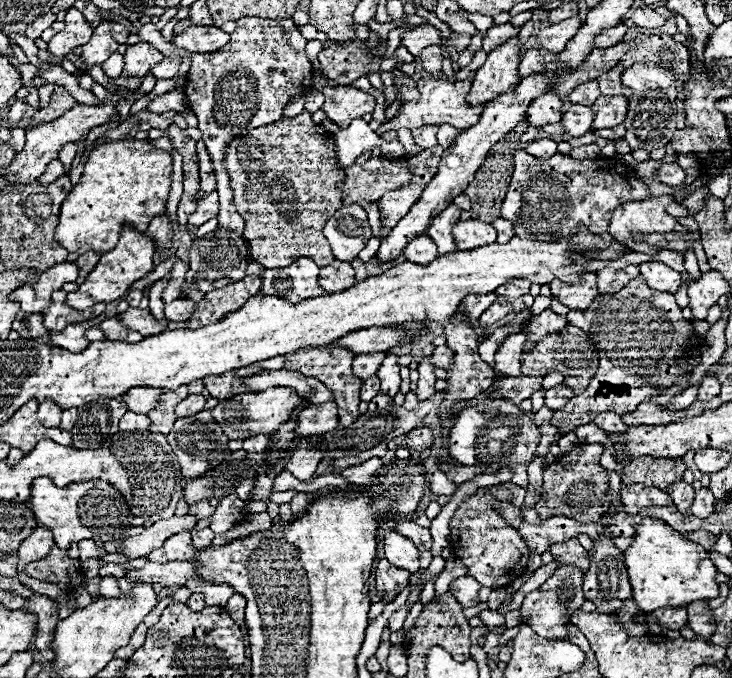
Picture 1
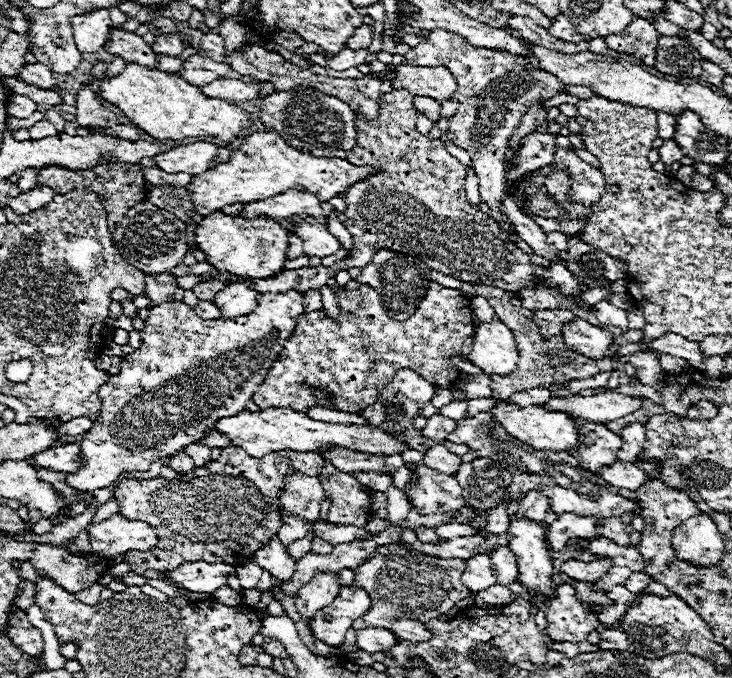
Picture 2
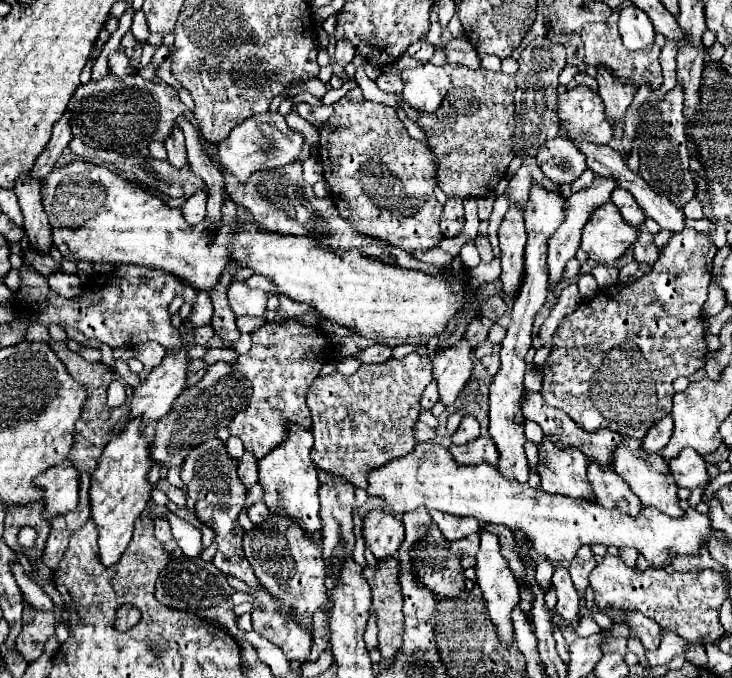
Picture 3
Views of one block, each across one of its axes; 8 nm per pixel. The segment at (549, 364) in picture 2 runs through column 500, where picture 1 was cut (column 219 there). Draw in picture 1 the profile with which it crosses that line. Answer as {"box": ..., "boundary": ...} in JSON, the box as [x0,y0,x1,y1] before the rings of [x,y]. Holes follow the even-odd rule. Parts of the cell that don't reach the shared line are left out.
{"box":[188,276,262,400],"boundary":[[[246,276],[240,282],[224,286],[224,290],[212,290],[204,294],[204,298],[196,304],[196,314],[190,318],[188,328],[196,330],[224,320],[228,314],[240,310],[240,306],[244,306],[248,298],[258,294],[260,288],[262,280],[258,276]],[[230,370],[230,372],[220,374],[216,378],[204,380],[204,386],[210,392],[210,396],[222,400],[222,398],[230,398],[232,394],[244,392],[246,390],[244,382],[246,382],[246,378],[240,378],[238,376],[238,370]]]}

